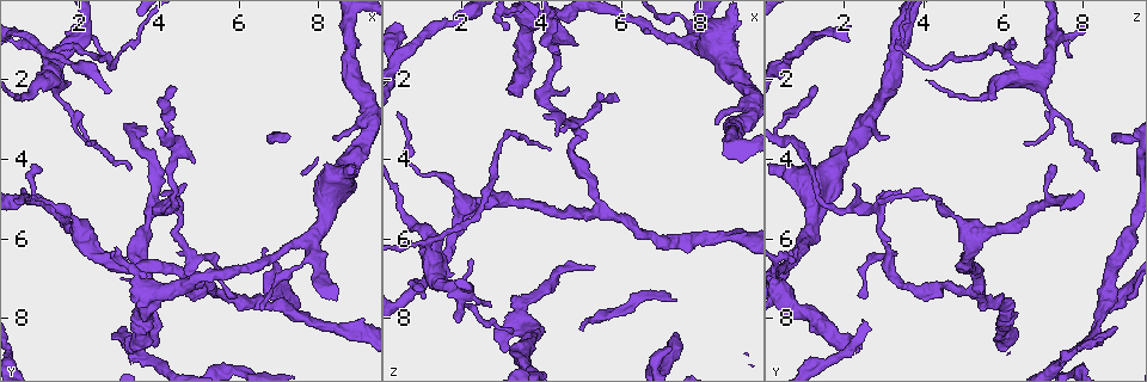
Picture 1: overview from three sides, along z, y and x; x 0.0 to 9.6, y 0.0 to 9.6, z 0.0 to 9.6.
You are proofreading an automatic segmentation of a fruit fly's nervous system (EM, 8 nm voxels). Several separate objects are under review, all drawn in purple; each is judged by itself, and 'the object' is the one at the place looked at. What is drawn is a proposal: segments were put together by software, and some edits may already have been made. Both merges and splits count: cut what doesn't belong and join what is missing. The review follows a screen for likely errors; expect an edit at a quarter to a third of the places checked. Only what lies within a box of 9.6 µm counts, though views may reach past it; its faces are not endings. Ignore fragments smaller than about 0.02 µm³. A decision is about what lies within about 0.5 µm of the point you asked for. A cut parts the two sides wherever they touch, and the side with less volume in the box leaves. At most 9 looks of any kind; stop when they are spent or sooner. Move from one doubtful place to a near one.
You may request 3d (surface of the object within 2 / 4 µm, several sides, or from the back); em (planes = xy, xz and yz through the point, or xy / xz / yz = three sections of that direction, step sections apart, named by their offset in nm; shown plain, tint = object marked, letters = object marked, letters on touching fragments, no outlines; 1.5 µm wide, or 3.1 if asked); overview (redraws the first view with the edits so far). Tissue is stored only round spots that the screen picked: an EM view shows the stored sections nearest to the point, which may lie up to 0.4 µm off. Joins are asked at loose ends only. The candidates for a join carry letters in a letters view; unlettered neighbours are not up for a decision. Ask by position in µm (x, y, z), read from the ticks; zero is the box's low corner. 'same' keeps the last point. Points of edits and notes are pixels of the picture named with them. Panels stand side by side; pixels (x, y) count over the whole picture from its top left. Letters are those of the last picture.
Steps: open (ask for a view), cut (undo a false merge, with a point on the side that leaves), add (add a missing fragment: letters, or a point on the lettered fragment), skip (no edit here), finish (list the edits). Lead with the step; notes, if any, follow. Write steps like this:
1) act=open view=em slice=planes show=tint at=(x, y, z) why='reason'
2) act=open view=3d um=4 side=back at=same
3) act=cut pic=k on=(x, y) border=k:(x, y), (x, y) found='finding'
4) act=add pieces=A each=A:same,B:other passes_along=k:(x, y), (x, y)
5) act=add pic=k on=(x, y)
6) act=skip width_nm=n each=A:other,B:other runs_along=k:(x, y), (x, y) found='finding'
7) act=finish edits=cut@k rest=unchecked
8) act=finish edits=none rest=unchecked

act=open view=3d um=2 at=(4.85, 4.05, 1.15) why='branch stops here'

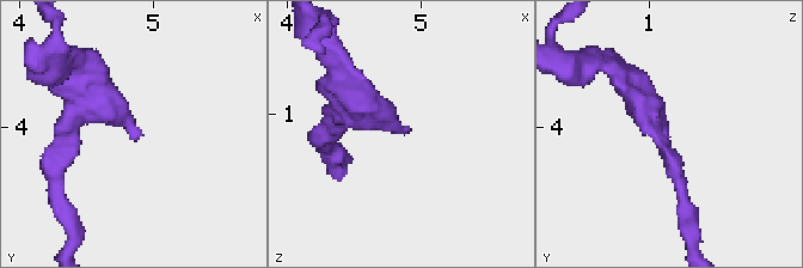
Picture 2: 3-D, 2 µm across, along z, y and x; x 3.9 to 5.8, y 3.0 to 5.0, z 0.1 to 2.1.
act=open view=em slice=planes show=letters at=(4.88, 4.12, 1.14) why='shape alone is not enough'

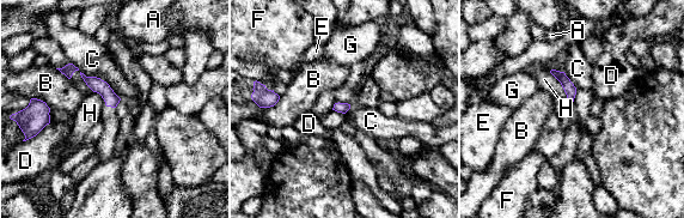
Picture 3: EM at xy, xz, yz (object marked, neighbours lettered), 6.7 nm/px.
act=skip each=A:other,B:other,C:other,D:other,E:other,F:other,G:other,H:other runs_along=3:(65, 70), (77, 70), (116, 100) found='no lettered fragment goes on from it'

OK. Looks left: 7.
act=open view=em slice=planes show=letters at=(4.45, 2.20, 1.25) why='an open end'

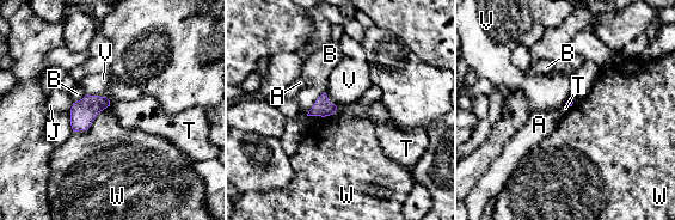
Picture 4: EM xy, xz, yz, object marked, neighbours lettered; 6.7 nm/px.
act=skip each=A:other,B:other,J:other,T:other,V:other,W:other border=4:(109, 102), (110, 105) found='no lettered fragment goes on from it'

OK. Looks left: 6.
act=open view=3d um=4 at=(1.20, 1.50, 6.15) why='three-way junction'

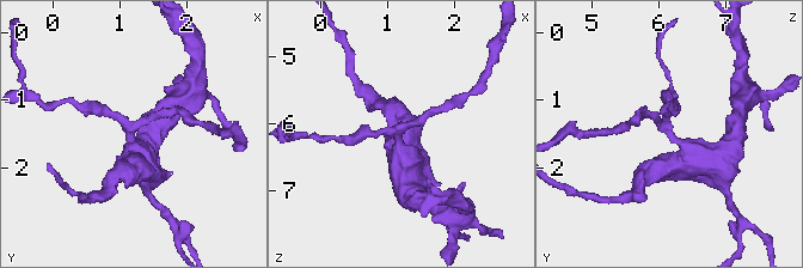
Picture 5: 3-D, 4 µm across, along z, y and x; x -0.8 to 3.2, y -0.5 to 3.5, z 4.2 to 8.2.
act=open view=em slice=planes show=plain at=(1.10, 1.45, 6.15) arms=3

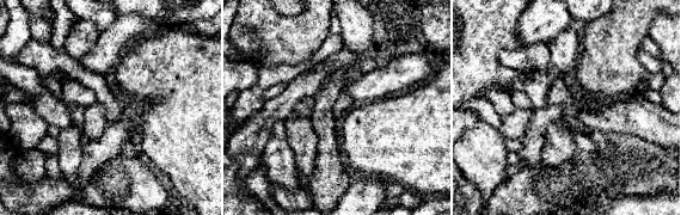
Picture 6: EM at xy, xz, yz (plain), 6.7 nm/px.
act=open view=em slice=planes show=letters at=same why='see the neighbours'

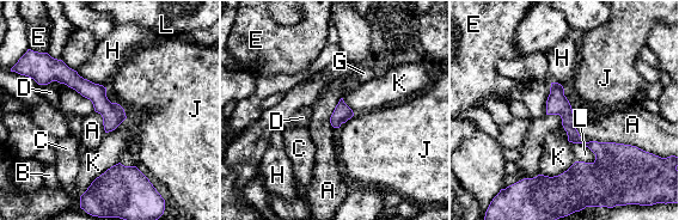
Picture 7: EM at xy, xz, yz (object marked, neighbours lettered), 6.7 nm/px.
act=skip each=A:other,B:other,C:other,D:other,E:other,G:other,H:other,J:other,K:other,L:other border=7:(575, 118), (586, 141), (641, 148) found='one cell here'

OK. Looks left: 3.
act=open view=em slice=xz step=8 show=letters at=(3.75, 8.40, 8.25) why='three-way junction'

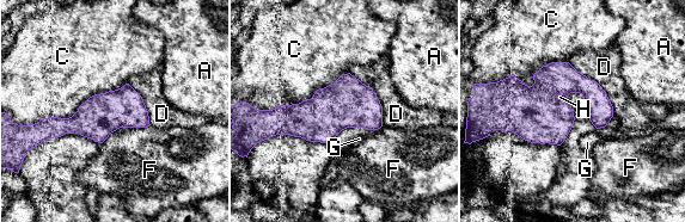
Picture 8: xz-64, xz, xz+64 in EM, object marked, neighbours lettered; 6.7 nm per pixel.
act=skip each=A:other,C:other,D:other,F:other,G:other,H:other found='all the same cell'

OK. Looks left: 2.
act=finish edits=none rest=unchecked

